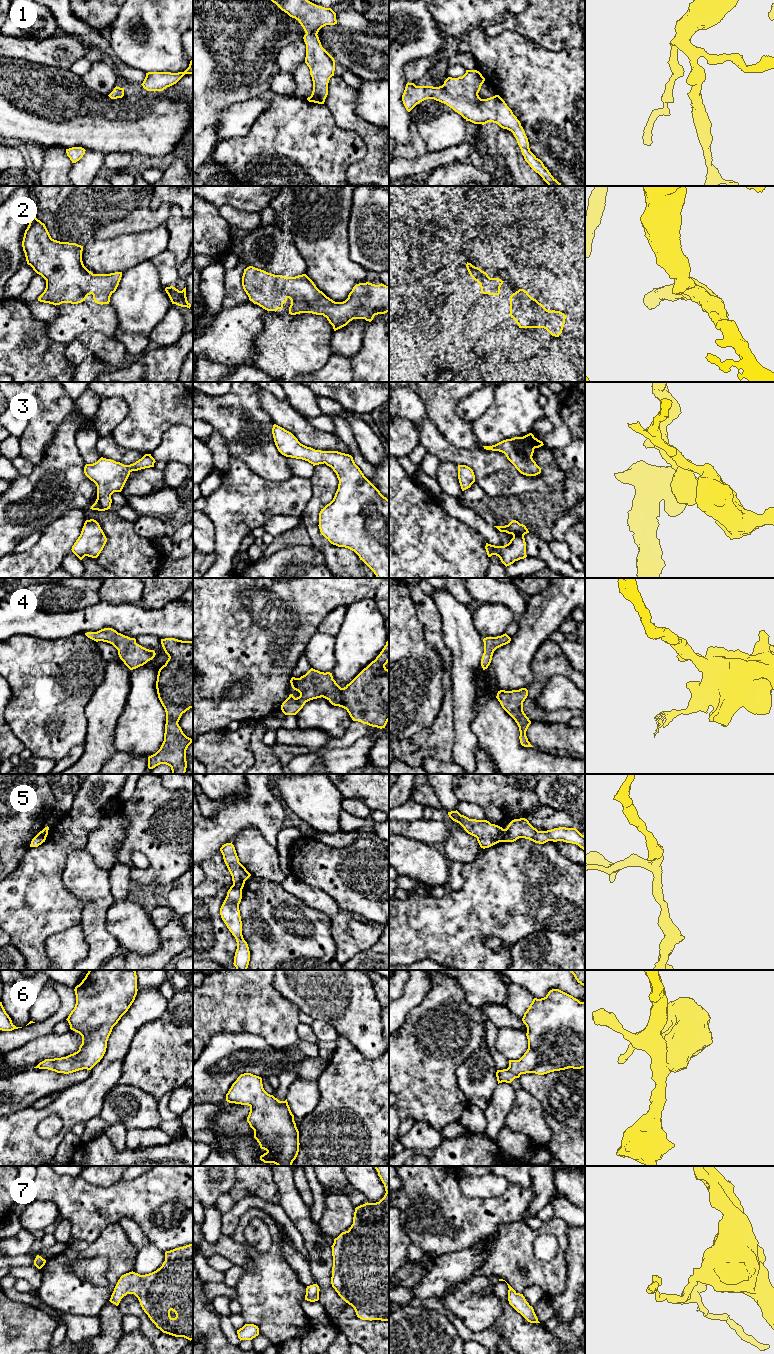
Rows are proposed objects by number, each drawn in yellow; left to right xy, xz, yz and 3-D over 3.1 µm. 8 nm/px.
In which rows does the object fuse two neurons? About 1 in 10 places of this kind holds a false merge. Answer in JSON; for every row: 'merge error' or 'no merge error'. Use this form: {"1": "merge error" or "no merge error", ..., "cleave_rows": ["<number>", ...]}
{"1": "no merge error", "2": "no merge error", "3": "no merge error", "4": "no merge error", "5": "merge error", "6": "no merge error", "7": "no merge error", "cleave_rows": ["5"]}

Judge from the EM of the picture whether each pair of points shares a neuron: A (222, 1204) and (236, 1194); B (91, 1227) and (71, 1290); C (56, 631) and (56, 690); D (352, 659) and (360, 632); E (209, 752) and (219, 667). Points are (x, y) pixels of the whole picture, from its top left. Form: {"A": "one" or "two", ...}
{"A": "two", "B": "two", "C": "two", "D": "one", "E": "two"}

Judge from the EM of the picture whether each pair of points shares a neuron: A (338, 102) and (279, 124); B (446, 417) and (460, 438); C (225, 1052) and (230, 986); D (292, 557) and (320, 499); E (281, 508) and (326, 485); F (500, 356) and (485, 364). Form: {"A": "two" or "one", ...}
{"A": "two", "B": "one", "C": "two", "D": "two", "E": "two", "F": "one"}

